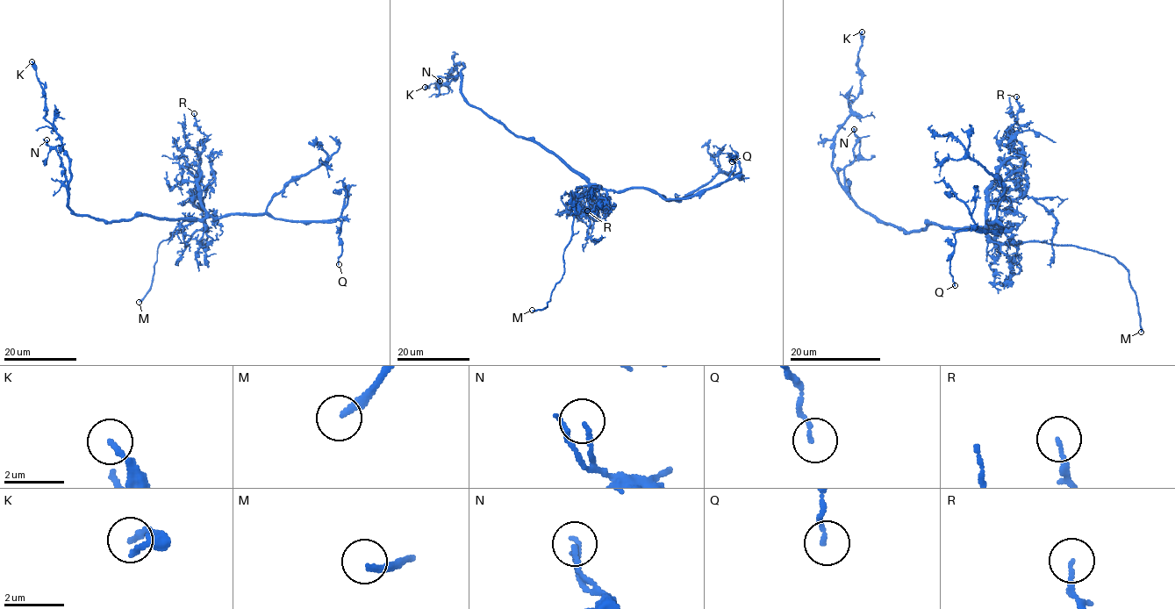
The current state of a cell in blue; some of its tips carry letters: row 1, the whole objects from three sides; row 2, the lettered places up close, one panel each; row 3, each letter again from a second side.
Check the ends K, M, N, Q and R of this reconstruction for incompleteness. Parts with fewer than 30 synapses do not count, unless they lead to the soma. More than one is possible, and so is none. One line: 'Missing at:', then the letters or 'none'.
Missing at: M

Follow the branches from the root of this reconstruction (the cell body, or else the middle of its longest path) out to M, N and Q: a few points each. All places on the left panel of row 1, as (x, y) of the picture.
M: (146, 216), (195, 220), (182, 232), (171, 232), (171, 236), (159, 244), (151, 288), (139, 302)
N: (146, 216), (110, 221), (77, 216), (68, 207), (68, 184), (60, 157), (46, 139)
Q: (146, 216), (201, 218), (269, 214), (293, 220), (340, 219), (342, 253), (339, 264)

